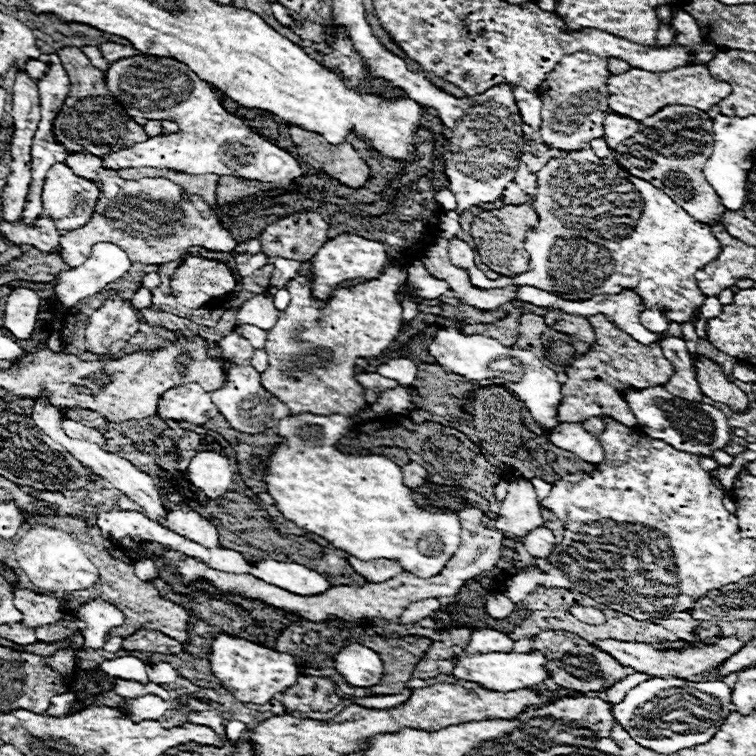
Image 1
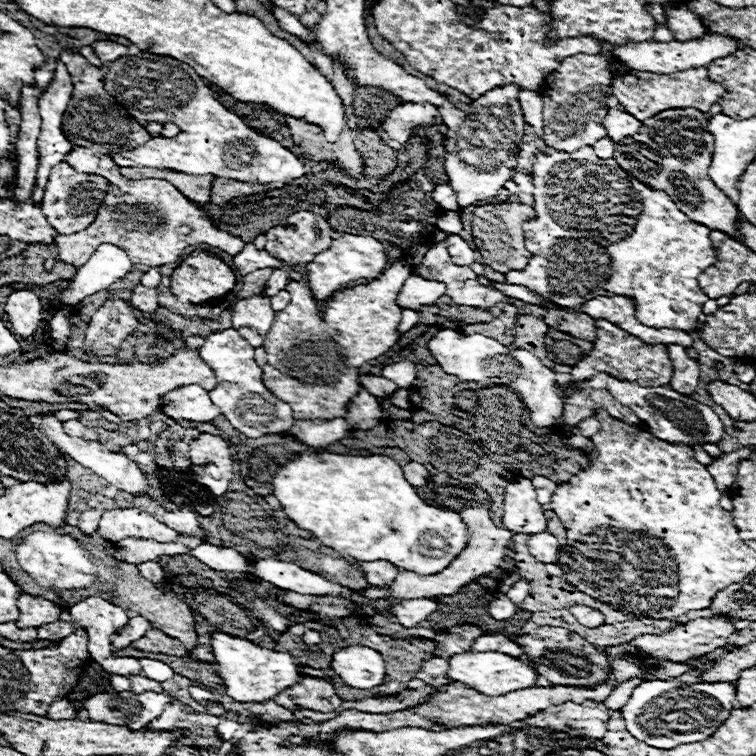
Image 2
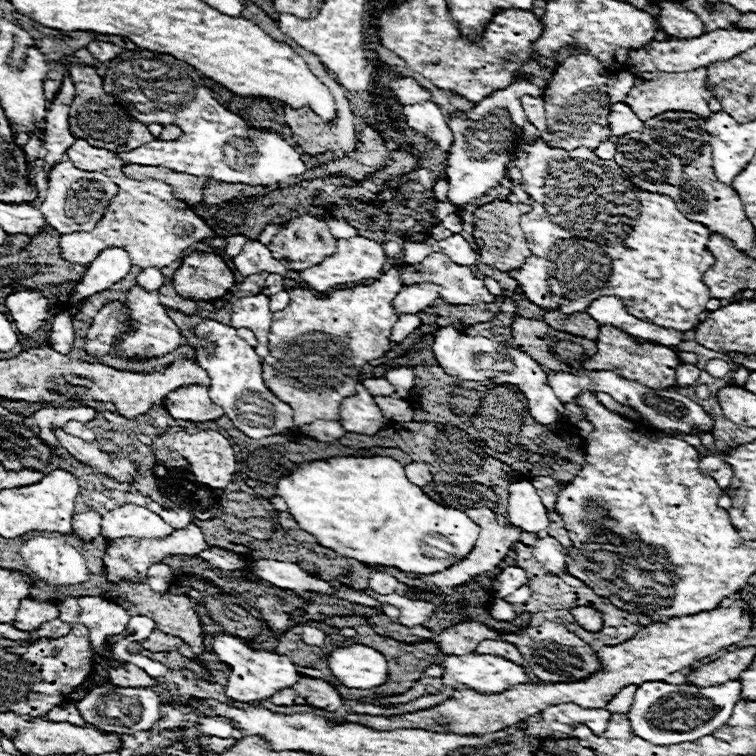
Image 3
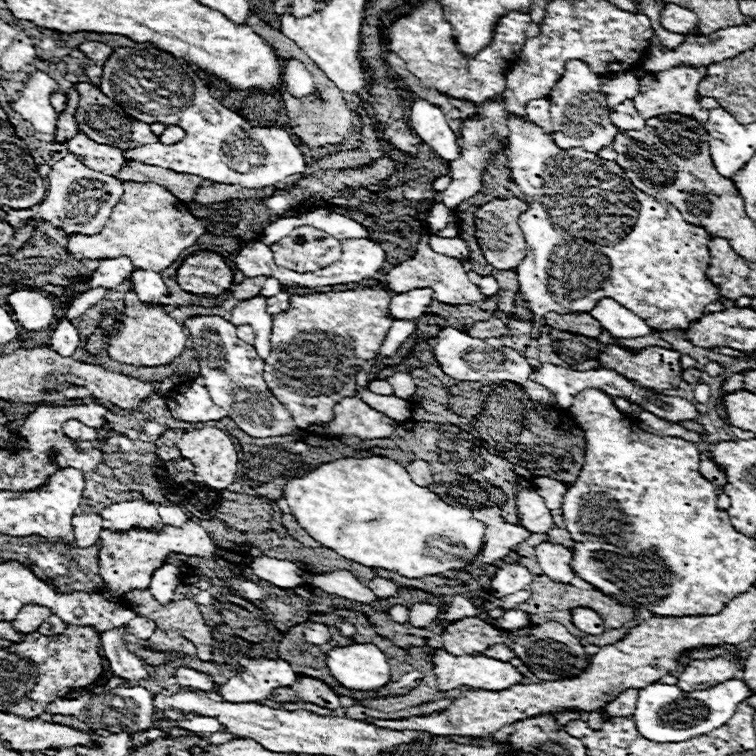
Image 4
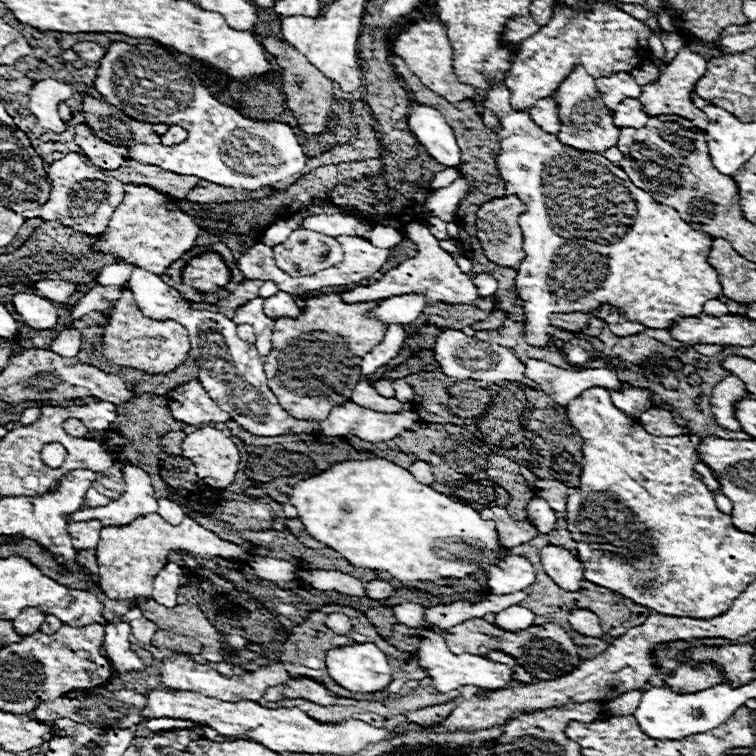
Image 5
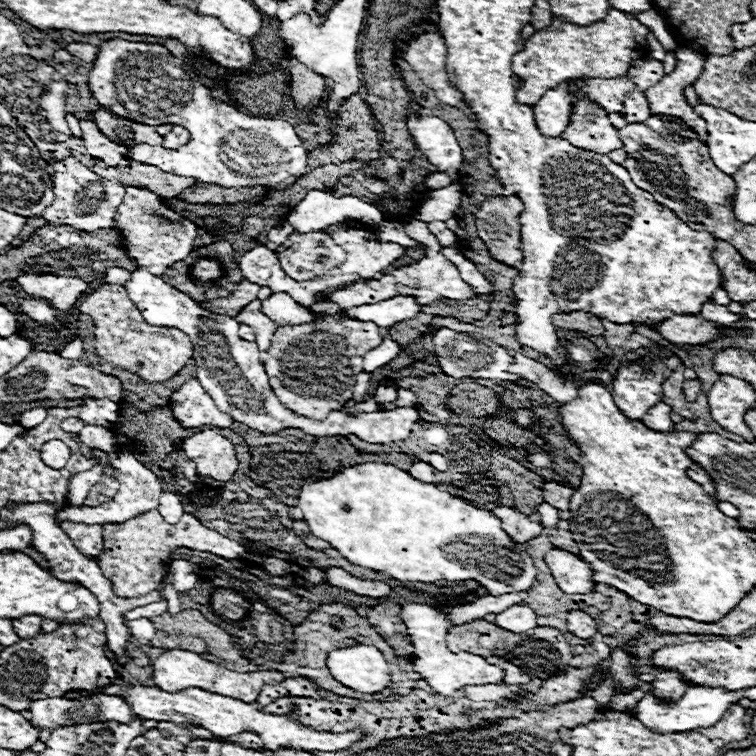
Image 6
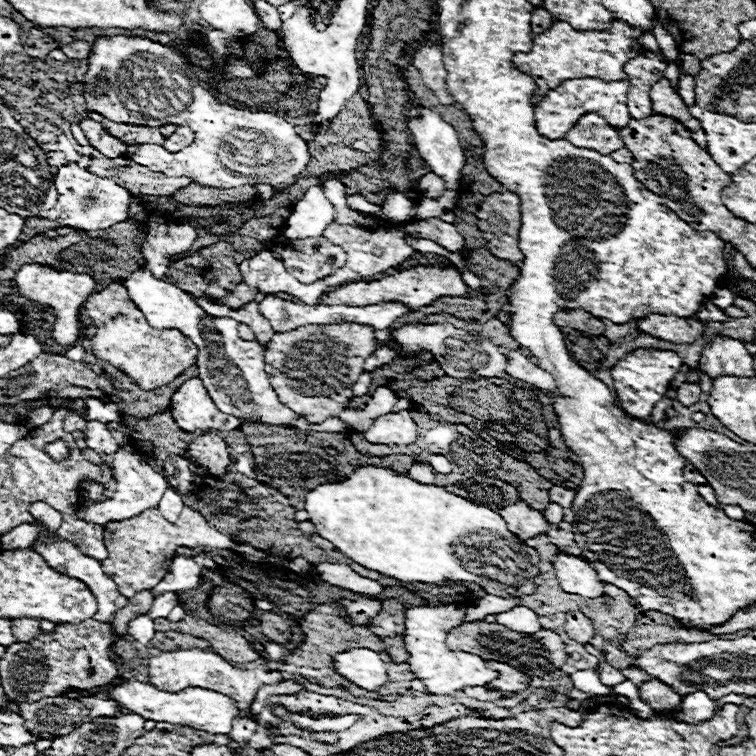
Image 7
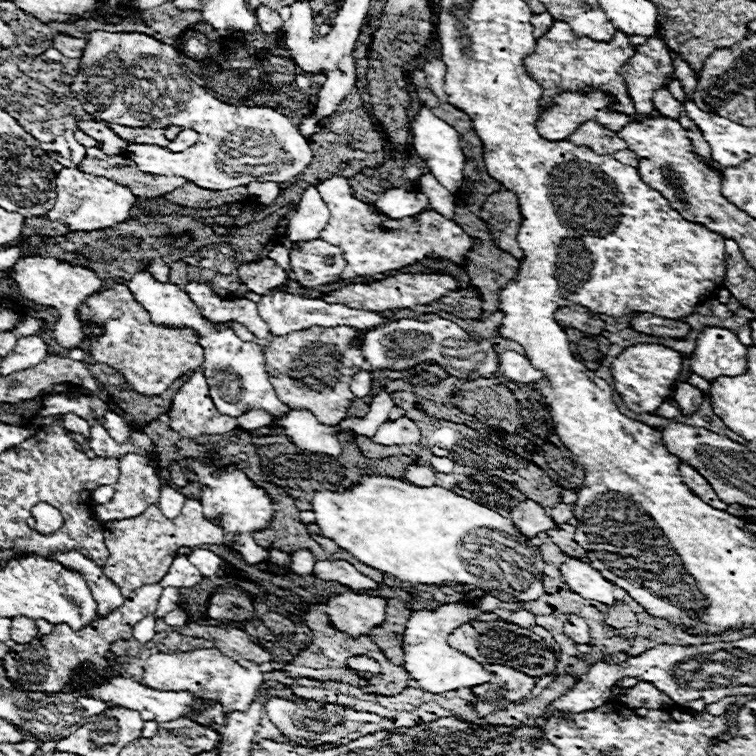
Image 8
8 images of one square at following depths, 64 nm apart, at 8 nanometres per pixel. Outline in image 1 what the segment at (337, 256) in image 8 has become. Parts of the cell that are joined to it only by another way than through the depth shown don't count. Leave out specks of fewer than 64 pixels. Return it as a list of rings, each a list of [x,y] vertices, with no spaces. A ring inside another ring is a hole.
[[[296,212],[270,224],[260,238],[266,256],[308,262],[328,242],[328,222],[316,212]]]

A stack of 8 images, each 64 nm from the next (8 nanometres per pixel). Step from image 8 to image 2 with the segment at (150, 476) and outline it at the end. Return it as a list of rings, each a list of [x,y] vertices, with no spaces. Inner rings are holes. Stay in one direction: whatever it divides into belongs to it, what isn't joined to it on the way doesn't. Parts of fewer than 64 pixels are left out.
[[[118,508],[112,512],[104,512],[100,518],[98,534],[110,542],[118,542],[130,536],[146,538],[146,540],[176,540],[178,532],[162,524],[140,508]]]

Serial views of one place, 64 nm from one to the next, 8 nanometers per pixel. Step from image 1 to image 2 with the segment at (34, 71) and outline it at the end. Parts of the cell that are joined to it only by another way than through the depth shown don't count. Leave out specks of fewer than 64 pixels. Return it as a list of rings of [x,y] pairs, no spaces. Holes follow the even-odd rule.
[[[56,60],[54,80],[52,80],[52,72],[48,72],[46,68],[38,68],[38,70],[36,70],[36,84],[38,84],[40,90],[44,90],[44,88],[50,84],[48,90],[42,92],[42,96],[40,96],[40,100],[38,100],[38,104],[40,104],[40,116],[42,116],[42,132],[40,132],[40,136],[38,136],[38,154],[40,154],[40,158],[38,158],[38,164],[40,164],[40,166],[38,166],[38,172],[36,172],[38,188],[36,188],[34,194],[32,194],[32,202],[34,202],[34,204],[40,204],[42,192],[44,192],[44,184],[48,182],[48,174],[50,174],[52,166],[58,164],[58,162],[62,162],[64,156],[66,156],[66,152],[70,152],[70,148],[72,148],[72,144],[68,142],[68,138],[66,138],[64,132],[62,132],[62,116],[64,116],[64,112],[66,112],[66,108],[68,108],[68,102],[70,102],[74,84],[72,84],[72,80],[70,80],[70,74],[68,74],[66,66],[64,66],[60,60]]]

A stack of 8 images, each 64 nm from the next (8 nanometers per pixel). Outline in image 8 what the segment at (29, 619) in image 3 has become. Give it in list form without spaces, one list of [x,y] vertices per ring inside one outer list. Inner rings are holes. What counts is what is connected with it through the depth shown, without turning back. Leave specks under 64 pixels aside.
[[[14,618],[12,626],[10,626],[10,640],[14,640],[16,644],[28,644],[30,640],[34,640],[38,634],[38,628],[32,620],[26,618]]]

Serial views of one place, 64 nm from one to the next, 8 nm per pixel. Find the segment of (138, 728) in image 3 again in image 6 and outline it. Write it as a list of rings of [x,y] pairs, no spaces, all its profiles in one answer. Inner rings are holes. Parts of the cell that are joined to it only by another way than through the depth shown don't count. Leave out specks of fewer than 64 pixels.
[[[92,694],[80,700],[68,698],[46,698],[44,710],[42,700],[34,702],[28,708],[28,720],[34,726],[44,726],[42,730],[54,730],[60,726],[74,726],[74,724],[88,724],[94,720],[118,720],[126,722],[134,718],[134,712],[120,696],[106,696],[106,694]]]

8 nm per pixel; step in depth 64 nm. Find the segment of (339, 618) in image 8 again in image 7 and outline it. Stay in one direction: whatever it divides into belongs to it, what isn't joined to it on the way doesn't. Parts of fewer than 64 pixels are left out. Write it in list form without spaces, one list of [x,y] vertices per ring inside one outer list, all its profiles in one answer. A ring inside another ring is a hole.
[[[360,596],[356,600],[348,600],[348,598],[342,598],[338,600],[342,610],[348,614],[350,622],[356,624],[356,626],[362,626],[362,624],[370,624],[374,616],[378,616],[378,612],[382,610],[382,602],[380,600],[374,600],[374,598],[366,598],[366,596]]]

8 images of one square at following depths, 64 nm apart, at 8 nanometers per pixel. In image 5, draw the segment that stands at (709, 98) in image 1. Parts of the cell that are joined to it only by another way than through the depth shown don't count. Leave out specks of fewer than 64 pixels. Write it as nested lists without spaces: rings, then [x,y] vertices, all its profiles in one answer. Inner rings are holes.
[[[680,48],[680,52],[676,54],[676,58],[672,60],[672,64],[662,70],[660,82],[654,82],[646,88],[642,88],[640,100],[646,108],[646,112],[650,116],[660,116],[660,114],[676,114],[682,116],[686,120],[692,120],[694,126],[698,126],[700,130],[706,130],[706,114],[700,112],[700,108],[696,108],[690,100],[690,92],[694,90],[694,84],[702,78],[702,72],[706,72],[706,60],[702,56],[698,56],[696,52],[692,52],[690,48]]]

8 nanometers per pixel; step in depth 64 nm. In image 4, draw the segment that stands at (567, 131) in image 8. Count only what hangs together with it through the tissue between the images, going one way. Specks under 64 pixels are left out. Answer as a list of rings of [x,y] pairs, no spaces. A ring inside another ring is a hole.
[[[616,72],[614,76],[602,78],[602,92],[606,92],[610,108],[622,104],[624,100],[632,100],[638,90],[638,78],[632,72]],[[538,98],[538,100],[532,100],[528,106],[526,106],[526,116],[530,122],[538,124],[544,132],[554,132],[552,128],[552,120],[550,120],[550,102],[546,98]]]

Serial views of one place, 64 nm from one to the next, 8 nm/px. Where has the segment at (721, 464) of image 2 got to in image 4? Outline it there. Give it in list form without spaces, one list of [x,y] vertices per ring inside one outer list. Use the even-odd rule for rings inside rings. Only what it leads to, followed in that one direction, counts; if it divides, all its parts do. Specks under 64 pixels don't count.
[[[702,460],[698,472],[702,472],[702,476],[706,476],[706,480],[710,480],[714,486],[722,488],[726,484],[726,478],[724,478],[724,472],[712,462],[712,460]]]

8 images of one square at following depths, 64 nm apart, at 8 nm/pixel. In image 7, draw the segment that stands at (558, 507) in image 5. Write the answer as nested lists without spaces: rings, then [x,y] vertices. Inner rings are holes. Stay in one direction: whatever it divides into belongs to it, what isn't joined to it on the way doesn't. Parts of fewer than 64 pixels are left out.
[[[554,486],[550,488],[550,500],[556,502],[556,504],[562,504],[564,508],[570,508],[572,506],[572,500],[576,496],[576,490],[568,490],[568,488],[562,488],[562,486]]]

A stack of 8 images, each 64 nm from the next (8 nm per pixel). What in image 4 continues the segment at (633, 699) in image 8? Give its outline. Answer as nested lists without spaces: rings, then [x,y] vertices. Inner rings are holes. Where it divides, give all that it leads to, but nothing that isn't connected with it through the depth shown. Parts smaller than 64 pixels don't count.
[[[728,654],[724,658],[714,660],[690,660],[686,668],[678,676],[678,686],[684,692],[706,690],[722,680],[734,678],[734,674],[742,668],[742,658],[738,654]]]

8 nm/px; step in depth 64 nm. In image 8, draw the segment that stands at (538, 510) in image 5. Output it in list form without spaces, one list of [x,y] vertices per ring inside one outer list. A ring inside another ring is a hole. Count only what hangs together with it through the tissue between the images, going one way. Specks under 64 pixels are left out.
[[[556,504],[554,508],[550,508],[550,516],[554,516],[554,520],[558,520],[558,524],[564,524],[564,522],[570,522],[574,518],[574,510],[570,504]]]

